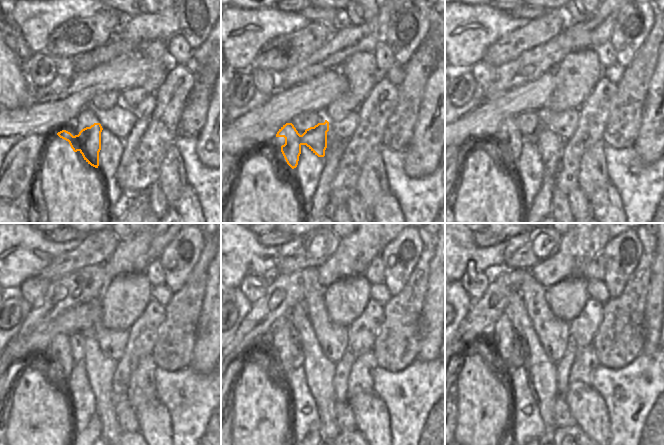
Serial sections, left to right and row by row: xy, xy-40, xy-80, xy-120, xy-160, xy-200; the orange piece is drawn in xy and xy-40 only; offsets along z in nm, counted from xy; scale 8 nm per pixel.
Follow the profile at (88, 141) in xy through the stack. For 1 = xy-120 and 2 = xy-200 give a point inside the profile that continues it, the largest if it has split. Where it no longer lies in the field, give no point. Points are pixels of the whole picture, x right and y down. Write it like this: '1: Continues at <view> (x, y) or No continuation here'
1: Continues at xy-120 (60, 349)
2: Continues at xy-200 (503, 330)

